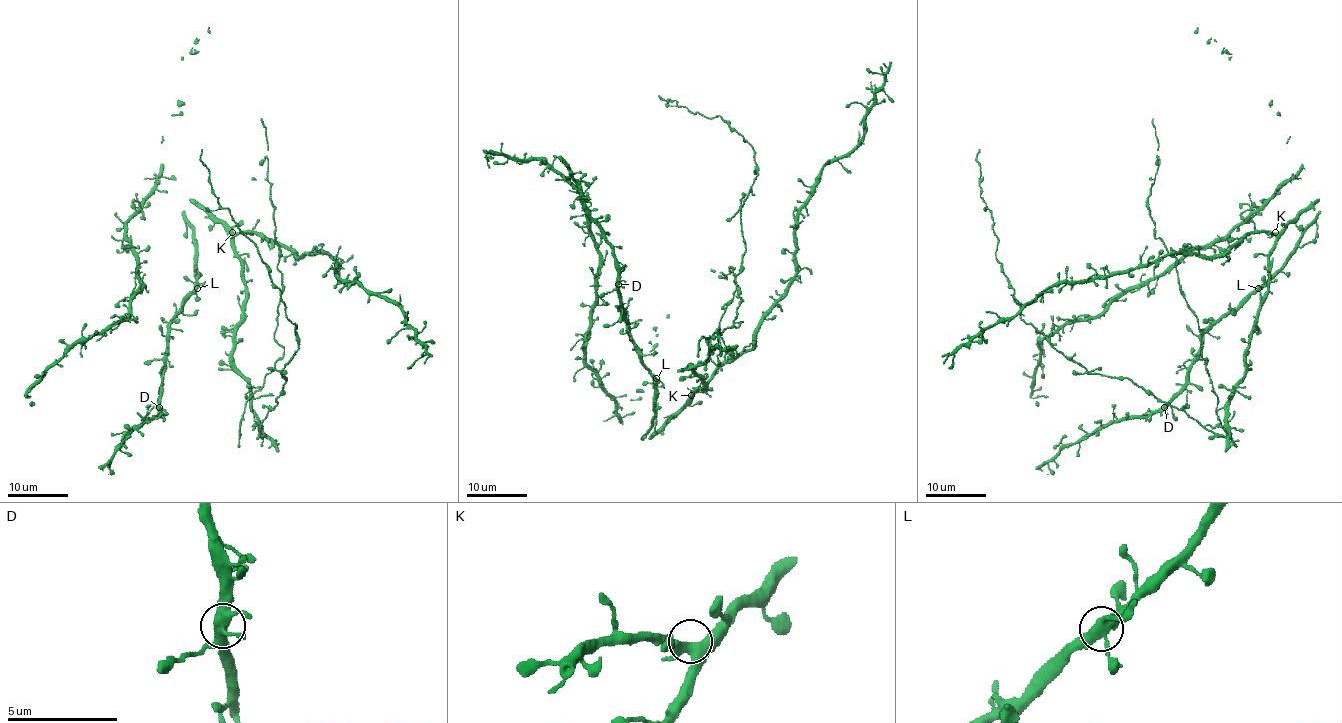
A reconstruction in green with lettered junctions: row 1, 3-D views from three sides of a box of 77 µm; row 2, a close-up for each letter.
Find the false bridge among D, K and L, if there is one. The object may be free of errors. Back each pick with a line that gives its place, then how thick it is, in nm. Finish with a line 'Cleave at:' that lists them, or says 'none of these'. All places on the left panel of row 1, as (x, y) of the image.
Cleave at: none of these

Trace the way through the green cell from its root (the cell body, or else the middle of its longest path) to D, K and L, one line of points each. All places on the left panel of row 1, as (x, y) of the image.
D: (246, 296), (243, 260), (234, 237), (190, 202), (185, 222), (193, 231), (196, 288), (167, 334), (159, 407)
K: (246, 296), (243, 260), (235, 249), (232, 232)
L: (246, 296), (243, 260), (235, 249), (234, 237), (202, 208), (190, 202), (185, 222), (193, 231), (197, 288)

